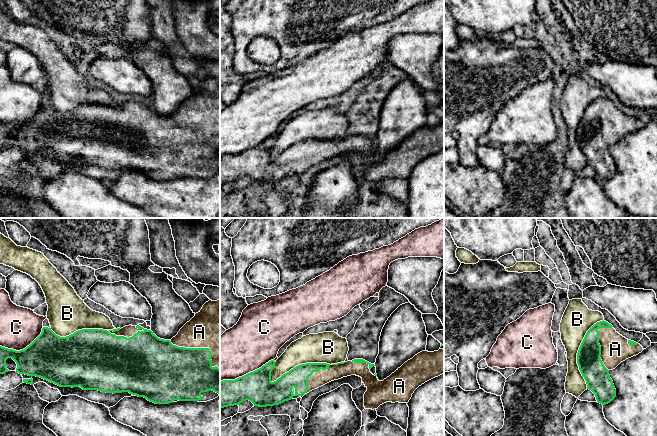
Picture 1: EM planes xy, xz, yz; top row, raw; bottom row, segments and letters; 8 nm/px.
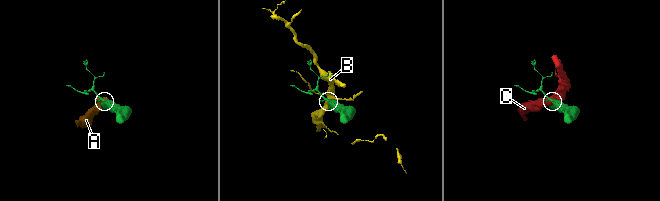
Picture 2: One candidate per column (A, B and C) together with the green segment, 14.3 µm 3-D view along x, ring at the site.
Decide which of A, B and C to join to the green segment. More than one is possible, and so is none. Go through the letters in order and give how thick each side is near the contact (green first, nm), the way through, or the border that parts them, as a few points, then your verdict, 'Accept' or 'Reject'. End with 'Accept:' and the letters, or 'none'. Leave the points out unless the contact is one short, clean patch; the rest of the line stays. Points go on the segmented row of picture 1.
A: Thickness 160 nm (green) against 130 nm. Accept
B: Thickness 160 nm (green) against 260 nm. Reject
C: Thickness 240 nm (green) against 400 nm. Reject
Accept: A

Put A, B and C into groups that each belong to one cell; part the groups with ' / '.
A / B / C

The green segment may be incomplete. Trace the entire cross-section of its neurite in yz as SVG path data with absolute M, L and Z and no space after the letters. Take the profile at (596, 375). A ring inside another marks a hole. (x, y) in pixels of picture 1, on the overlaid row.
M604 320L587 331L577 353L577 364L587 389L595 394L598 403L605 405L616 397L609 371L643 350L640 344L626 339Z

